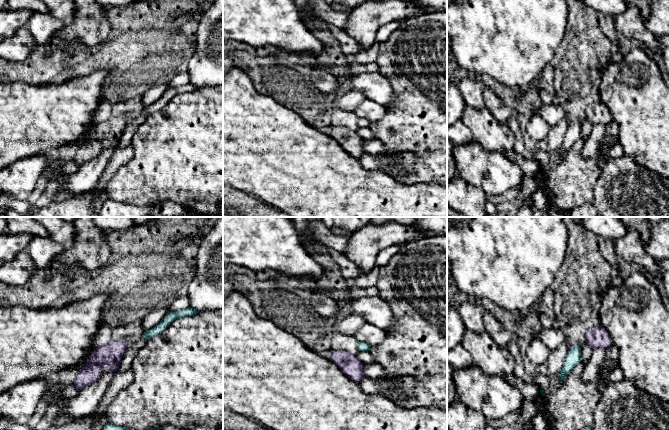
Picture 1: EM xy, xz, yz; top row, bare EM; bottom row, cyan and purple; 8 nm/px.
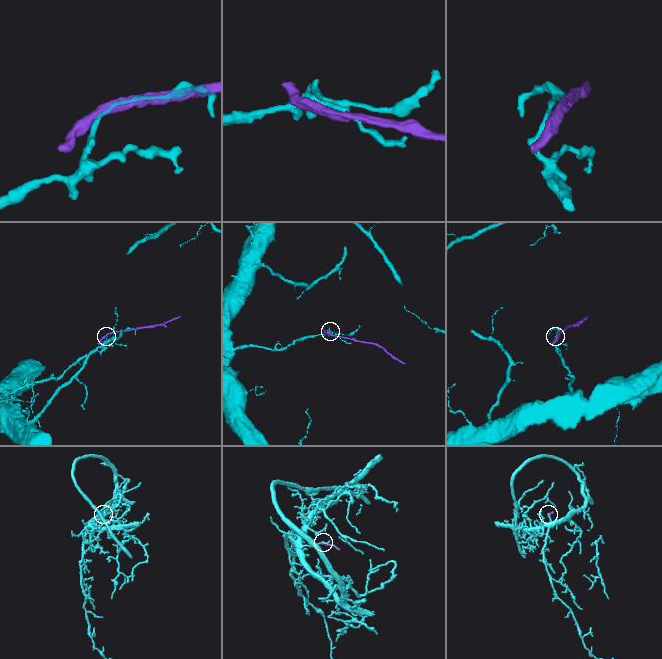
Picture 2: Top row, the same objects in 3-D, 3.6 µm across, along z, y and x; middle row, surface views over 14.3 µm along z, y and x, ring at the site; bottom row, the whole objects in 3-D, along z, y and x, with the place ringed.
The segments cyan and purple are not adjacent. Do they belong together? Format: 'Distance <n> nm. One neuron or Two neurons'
Distance 60 nm. Two neurons

